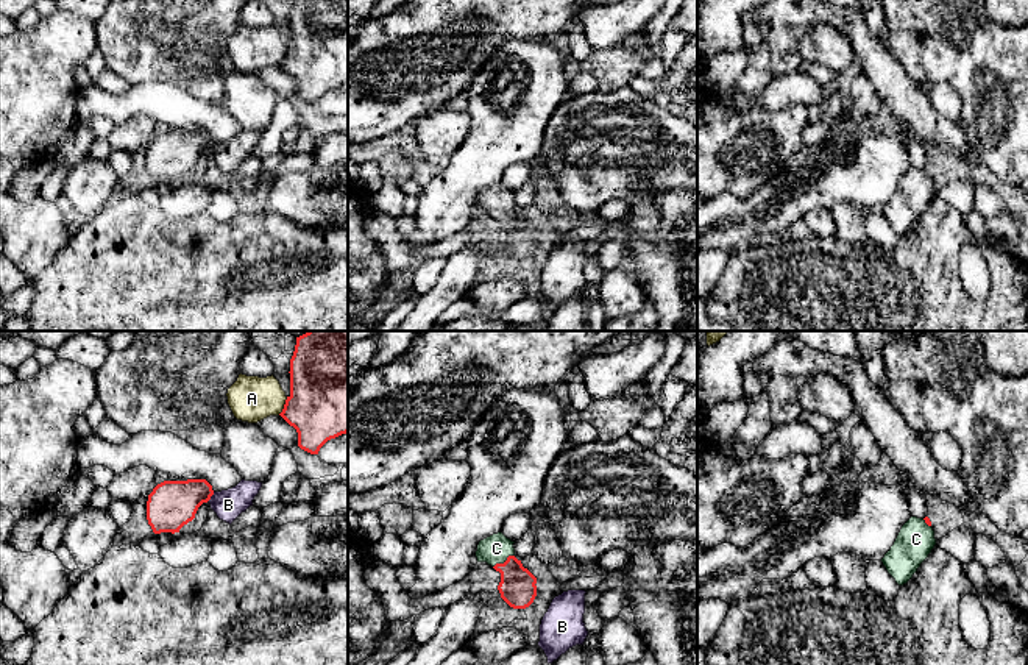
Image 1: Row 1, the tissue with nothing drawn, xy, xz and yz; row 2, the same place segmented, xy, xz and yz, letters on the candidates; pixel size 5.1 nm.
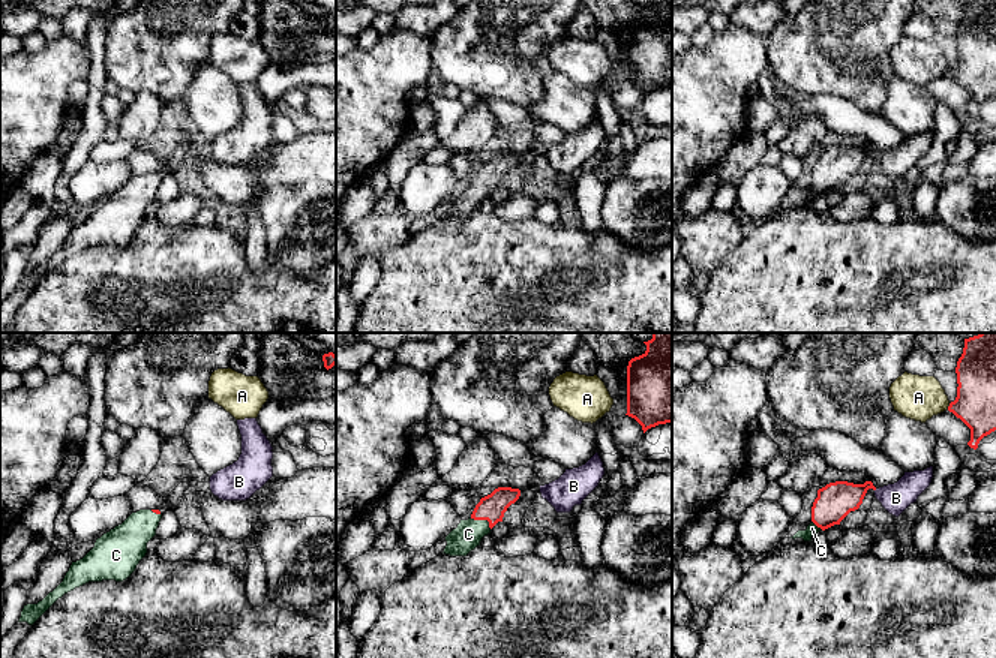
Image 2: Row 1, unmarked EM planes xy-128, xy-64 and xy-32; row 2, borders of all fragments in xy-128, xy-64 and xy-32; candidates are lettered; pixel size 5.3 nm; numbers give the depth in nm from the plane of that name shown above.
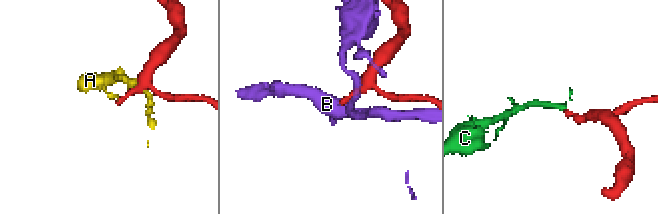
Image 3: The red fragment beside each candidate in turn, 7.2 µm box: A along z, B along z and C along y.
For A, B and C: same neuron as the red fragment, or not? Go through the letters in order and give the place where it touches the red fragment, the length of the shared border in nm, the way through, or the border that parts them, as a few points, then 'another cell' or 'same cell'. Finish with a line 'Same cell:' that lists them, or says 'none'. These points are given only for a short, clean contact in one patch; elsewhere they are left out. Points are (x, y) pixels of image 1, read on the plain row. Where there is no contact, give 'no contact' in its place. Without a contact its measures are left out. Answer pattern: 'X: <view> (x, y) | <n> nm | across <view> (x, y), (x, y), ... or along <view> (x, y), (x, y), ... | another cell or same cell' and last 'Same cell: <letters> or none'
A: xy (284, 56) | 110 nm | another cell
B: xy (211, 145) | 60 nm | along xy (214, 142), (208, 150) | another cell
C: xz (504, 213) | 130 nm | across xz (517, 238), (512, 220), (504, 213), (496, 199) | same cell
Same cell: C

